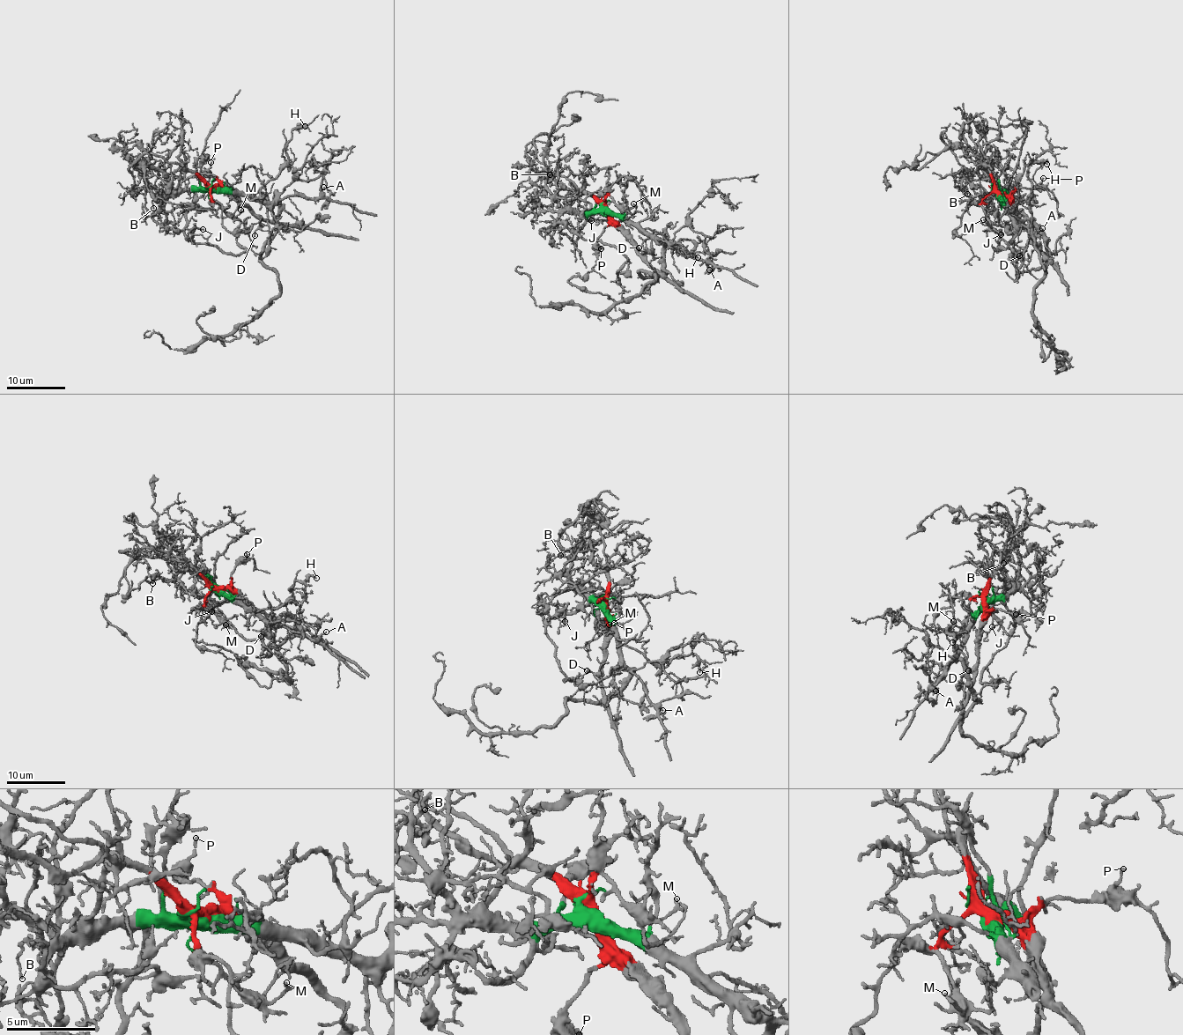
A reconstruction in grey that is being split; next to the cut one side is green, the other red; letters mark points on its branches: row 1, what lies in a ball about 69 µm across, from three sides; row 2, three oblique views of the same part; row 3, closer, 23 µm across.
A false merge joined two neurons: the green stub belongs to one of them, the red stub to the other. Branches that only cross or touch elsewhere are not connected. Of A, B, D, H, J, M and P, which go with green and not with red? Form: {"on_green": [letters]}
{"on_green": ["A", "B", "H", "J"]}

